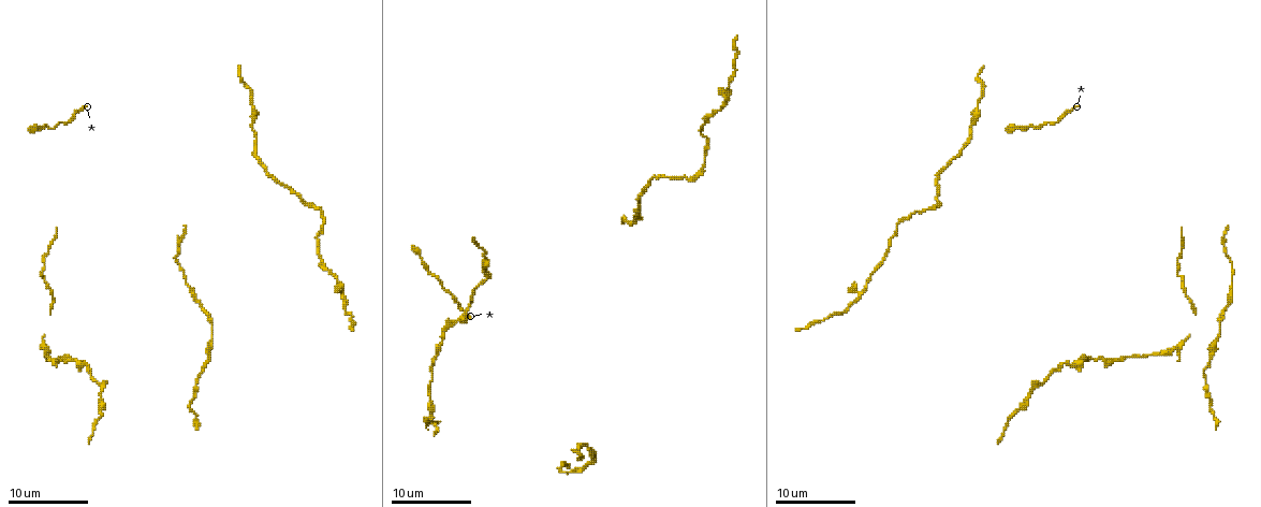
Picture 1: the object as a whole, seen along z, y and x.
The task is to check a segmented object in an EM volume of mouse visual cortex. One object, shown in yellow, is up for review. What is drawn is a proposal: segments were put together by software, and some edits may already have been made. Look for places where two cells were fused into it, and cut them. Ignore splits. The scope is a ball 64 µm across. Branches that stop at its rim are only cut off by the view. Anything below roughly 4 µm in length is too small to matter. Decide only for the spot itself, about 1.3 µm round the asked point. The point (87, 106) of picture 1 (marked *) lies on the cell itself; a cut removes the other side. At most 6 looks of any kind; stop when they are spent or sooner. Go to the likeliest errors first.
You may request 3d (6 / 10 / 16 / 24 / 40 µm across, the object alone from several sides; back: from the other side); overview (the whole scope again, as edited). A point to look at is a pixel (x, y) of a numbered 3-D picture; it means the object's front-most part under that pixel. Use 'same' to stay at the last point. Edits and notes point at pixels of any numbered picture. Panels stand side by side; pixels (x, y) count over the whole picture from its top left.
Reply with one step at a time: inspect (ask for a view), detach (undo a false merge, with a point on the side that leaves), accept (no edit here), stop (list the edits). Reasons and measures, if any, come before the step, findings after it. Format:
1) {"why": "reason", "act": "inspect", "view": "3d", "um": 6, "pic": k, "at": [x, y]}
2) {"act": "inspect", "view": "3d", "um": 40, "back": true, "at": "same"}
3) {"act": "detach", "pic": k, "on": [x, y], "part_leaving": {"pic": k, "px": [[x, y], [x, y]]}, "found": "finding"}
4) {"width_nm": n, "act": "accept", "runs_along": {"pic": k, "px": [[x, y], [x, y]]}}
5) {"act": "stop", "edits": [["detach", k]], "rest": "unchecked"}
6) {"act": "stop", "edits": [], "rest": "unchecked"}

{"why": "sudden change in width", "act": "inspect", "view": "3d", "um": 16, "pic": 1, "at": [306, 203]}

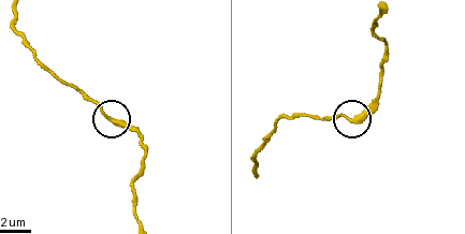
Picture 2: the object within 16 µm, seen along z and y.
{"act": "accept", "found": "all the same cell"}

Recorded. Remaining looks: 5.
{"act": "inspect", "view": "3d", "um": 6, "pic": 1, "at": [63, 358]}

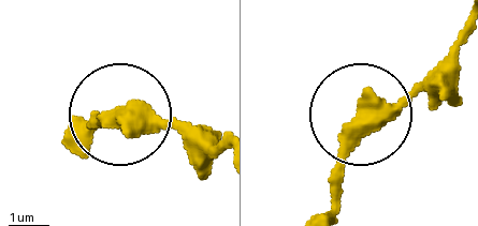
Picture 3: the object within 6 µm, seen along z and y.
{"why": "from behind", "act": "inspect", "view": "3d", "um": 6, "back": true, "pic": 3, "at": [123, 121]}

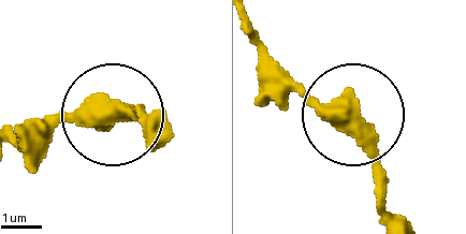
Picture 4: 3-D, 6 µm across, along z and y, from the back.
{"width_nm": 480, "act": "accept", "found": "continuous, no second cell"}

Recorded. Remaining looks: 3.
{"act": "inspect", "view": "3d", "um": 10, "pic": 1, "at": [1019, 412]}

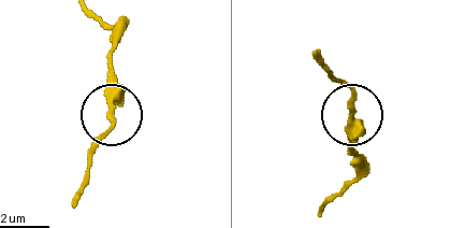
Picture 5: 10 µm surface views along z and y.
{"width_nm": 280, "act": "accept", "found": "one cell here"}

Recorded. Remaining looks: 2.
{"act": "stop", "edits": [], "rest": "unchecked"}

